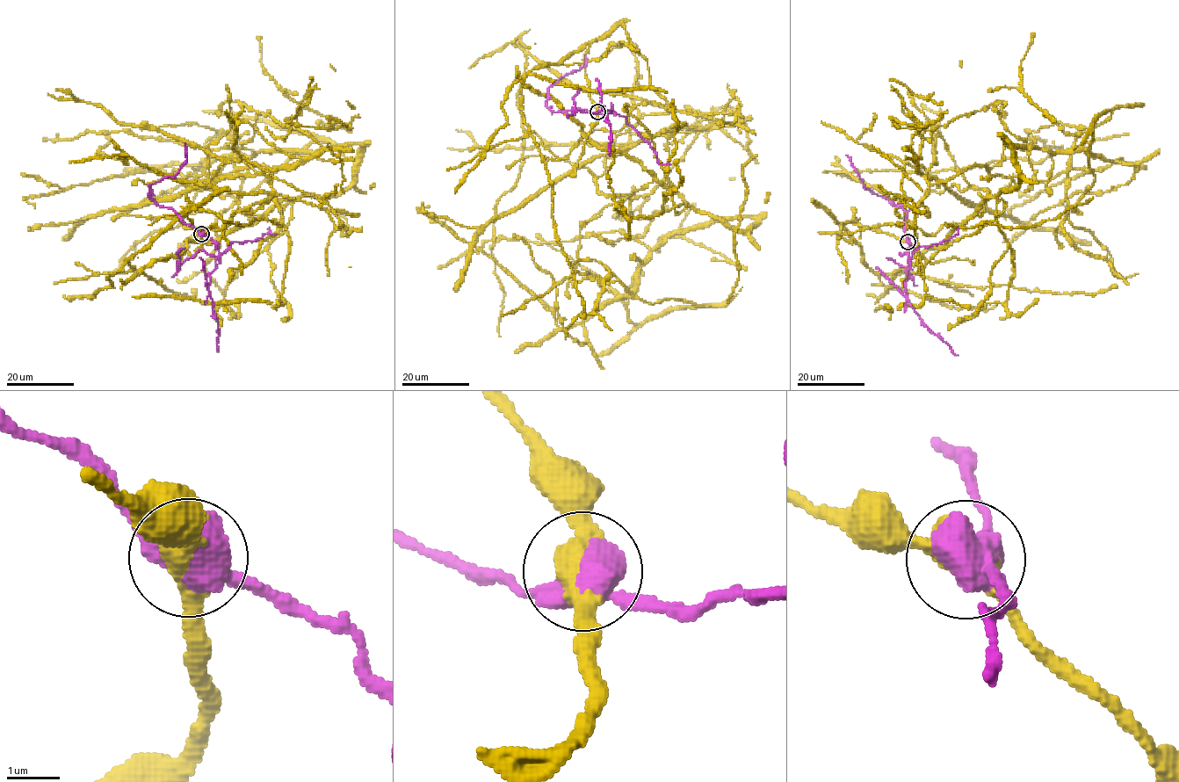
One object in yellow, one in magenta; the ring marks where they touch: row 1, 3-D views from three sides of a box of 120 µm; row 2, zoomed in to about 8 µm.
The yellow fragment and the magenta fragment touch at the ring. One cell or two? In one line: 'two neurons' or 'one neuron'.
two neurons

